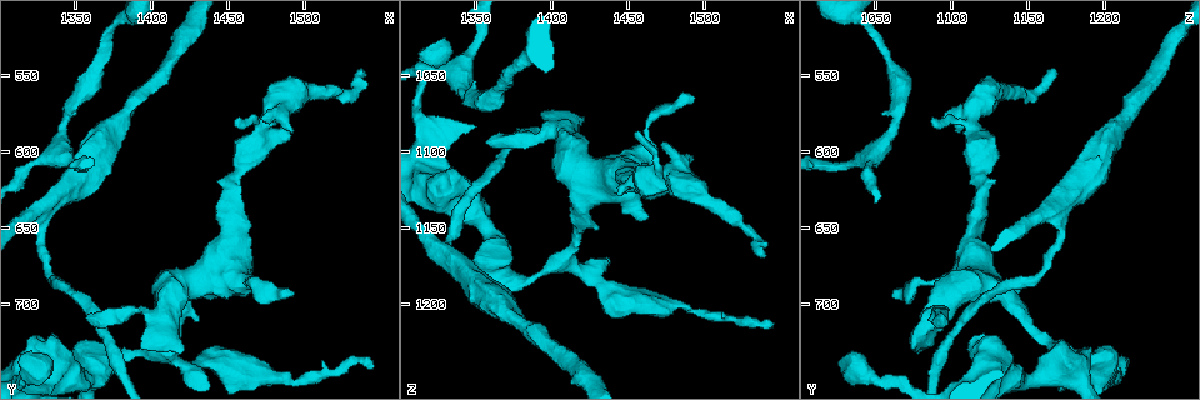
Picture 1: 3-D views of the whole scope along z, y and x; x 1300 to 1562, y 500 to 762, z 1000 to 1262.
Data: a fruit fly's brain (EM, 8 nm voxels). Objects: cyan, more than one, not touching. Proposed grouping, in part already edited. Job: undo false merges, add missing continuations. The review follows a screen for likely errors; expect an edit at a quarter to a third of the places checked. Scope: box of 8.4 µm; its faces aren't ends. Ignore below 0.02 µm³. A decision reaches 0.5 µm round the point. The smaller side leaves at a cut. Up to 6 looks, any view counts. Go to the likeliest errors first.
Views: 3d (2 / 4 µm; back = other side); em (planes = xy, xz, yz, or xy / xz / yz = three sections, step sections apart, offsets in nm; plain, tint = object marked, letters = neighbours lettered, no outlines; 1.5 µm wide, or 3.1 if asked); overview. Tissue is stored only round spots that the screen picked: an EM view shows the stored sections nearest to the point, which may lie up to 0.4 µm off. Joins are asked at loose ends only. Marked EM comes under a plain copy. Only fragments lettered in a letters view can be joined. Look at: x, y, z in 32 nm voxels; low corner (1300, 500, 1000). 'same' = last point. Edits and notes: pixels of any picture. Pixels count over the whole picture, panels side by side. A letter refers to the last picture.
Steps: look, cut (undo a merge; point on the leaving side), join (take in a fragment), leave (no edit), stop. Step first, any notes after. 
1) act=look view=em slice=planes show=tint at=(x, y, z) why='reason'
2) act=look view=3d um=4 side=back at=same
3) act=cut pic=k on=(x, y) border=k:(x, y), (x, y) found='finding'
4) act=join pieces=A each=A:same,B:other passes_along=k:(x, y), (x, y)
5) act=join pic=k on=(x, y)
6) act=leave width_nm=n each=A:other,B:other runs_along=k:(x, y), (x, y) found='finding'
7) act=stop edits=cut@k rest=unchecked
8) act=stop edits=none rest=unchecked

act=look view=em slice=yz step=8 show=tint at=(1542, 550, 1168) why='end of a long branch'

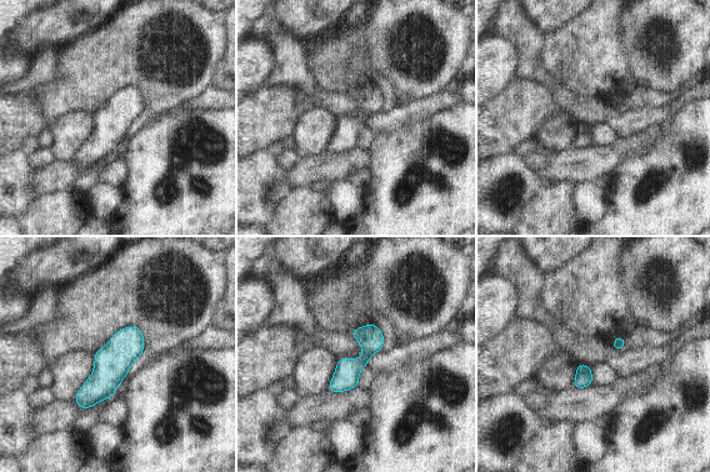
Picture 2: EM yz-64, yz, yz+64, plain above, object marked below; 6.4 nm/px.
act=look view=em slice=planes show=letters at=same

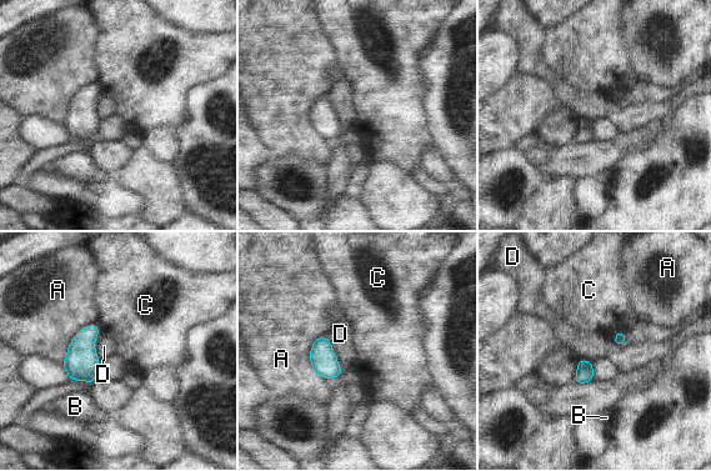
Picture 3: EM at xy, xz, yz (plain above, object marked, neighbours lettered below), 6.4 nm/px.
act=leave each=A:other,B:other,C:other,D:other found='none of them fits'

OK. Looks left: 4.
act=look view=3d um=4 side=back at=(1414, 732, 1078) why='an open end'

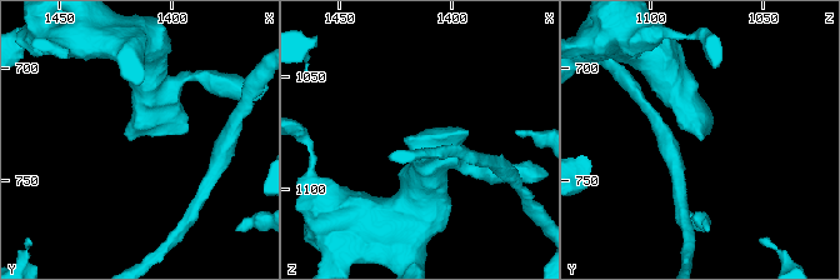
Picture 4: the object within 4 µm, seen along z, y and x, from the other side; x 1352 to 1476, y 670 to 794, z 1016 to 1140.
act=look view=em slice=xy step=8 show=tint at=(1417, 732, 1078)

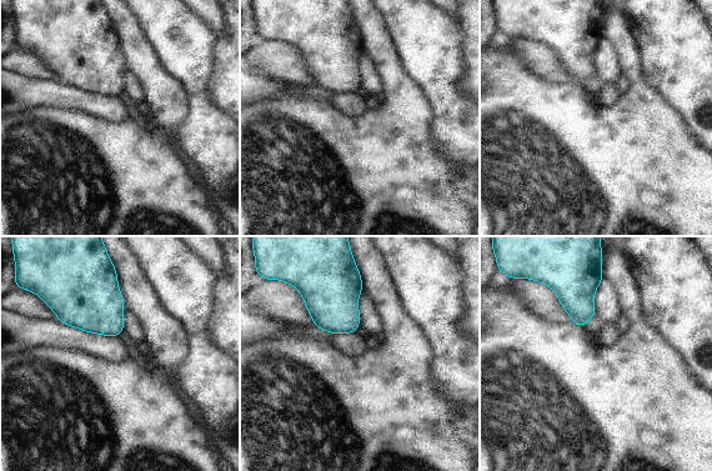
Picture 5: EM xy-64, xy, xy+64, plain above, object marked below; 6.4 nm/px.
act=look view=em slice=planes show=letters at=same why='cut it another way'

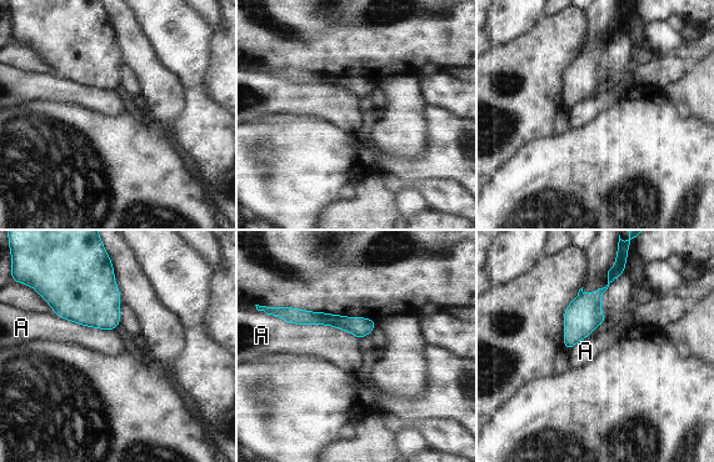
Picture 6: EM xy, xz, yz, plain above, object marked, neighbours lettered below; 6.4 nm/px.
act=leave longest_contact=A:600nm each=A:other runs_along=6:(284, 310), (294, 316), (373, 325) found='none of them fits'

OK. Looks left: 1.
act=stop edits=none rest=unchecked

